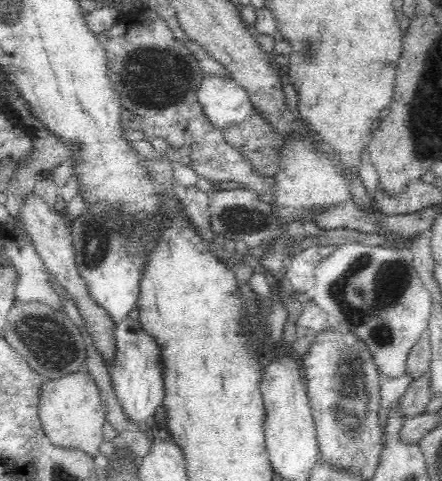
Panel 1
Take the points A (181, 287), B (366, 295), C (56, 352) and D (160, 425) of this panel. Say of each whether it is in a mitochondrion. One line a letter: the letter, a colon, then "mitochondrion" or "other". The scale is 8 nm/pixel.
A: other
B: mitochondrion
C: mitochondrion
D: other

